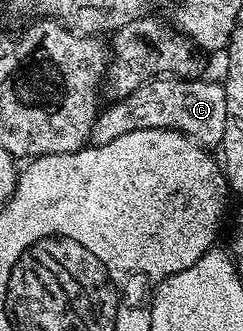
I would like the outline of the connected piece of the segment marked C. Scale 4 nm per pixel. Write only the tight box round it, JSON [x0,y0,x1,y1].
[92,77,227,147]

